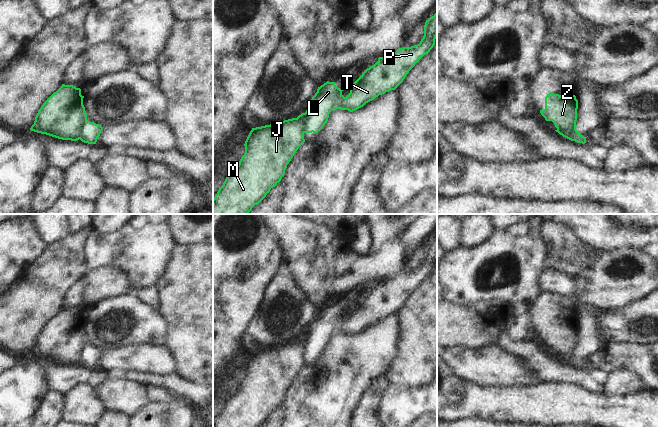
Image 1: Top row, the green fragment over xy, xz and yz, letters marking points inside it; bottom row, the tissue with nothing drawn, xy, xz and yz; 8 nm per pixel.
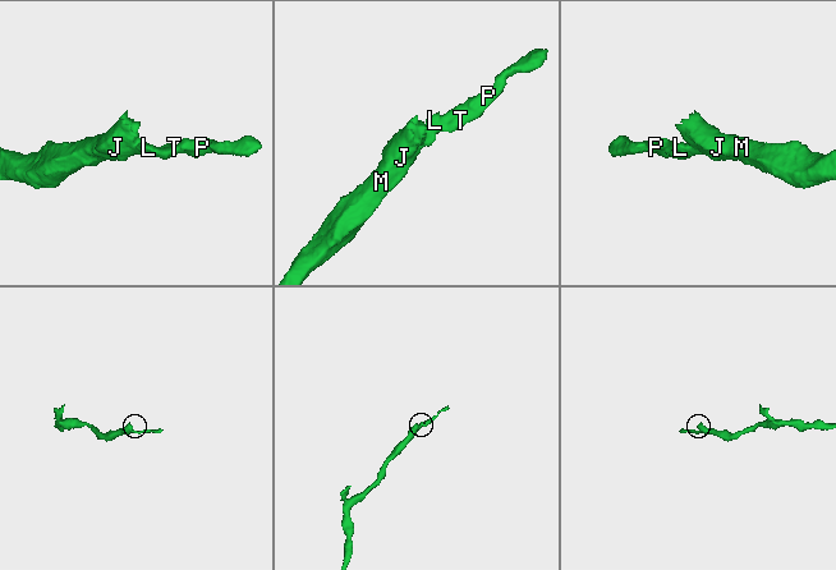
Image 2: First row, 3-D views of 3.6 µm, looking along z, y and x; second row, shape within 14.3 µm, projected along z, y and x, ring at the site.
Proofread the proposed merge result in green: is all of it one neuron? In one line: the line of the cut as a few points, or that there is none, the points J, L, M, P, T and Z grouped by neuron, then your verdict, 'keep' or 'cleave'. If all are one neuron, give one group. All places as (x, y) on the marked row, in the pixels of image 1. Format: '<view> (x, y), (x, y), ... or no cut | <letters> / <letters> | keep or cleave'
xy (87, 120), (81, 126), (81, 136), (79, 138) | J M Z / L P T | cleave

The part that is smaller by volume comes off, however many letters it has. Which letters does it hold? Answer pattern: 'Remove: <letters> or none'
Remove: L, P, T.

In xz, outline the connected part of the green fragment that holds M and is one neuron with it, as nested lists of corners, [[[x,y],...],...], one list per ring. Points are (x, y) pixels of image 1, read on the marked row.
[[[302,113],[297,118],[252,128],[238,166],[226,177],[213,198],[213,214],[248,214],[281,181],[287,165],[305,142],[304,116],[305,113]]]

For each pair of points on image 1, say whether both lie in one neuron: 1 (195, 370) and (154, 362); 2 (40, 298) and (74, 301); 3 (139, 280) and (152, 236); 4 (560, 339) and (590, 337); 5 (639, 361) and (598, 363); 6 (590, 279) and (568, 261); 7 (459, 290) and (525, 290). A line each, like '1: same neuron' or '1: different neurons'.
1: different neurons
2: different neurons
3: same neuron
4: different neurons
5: same neuron
6: different neurons
7: same neuron

